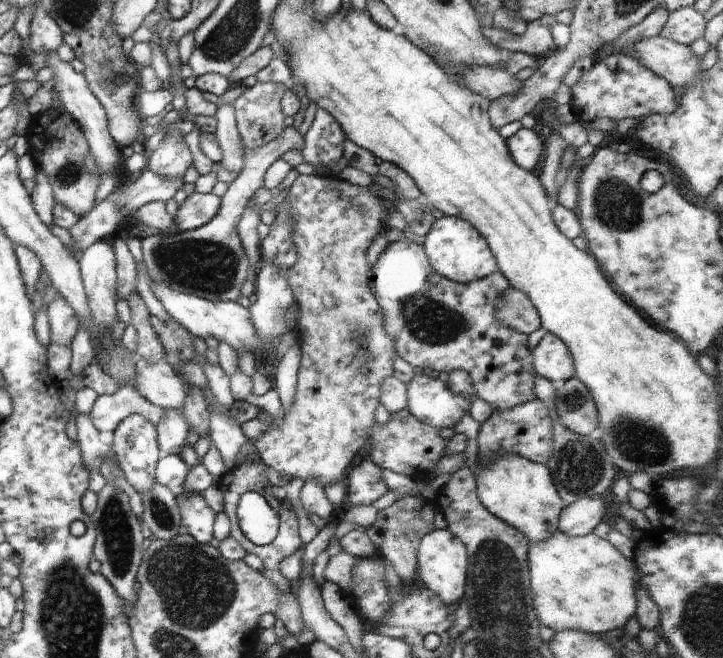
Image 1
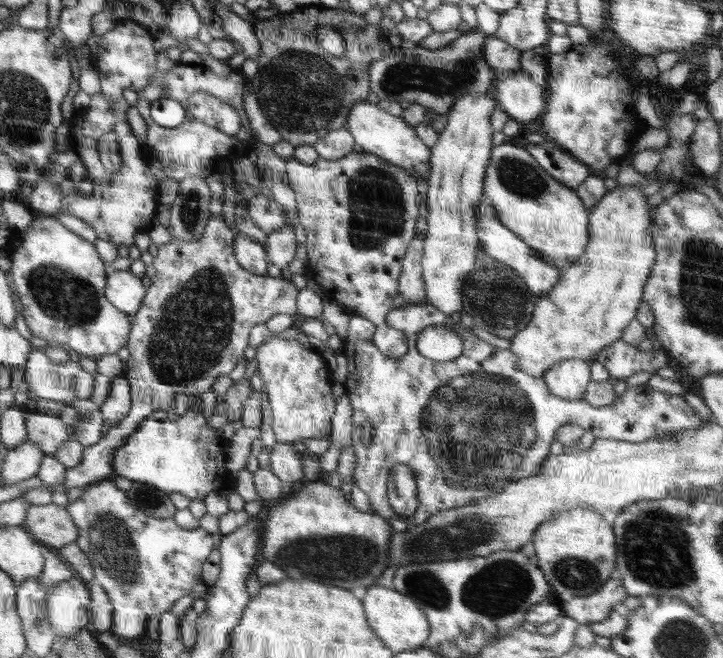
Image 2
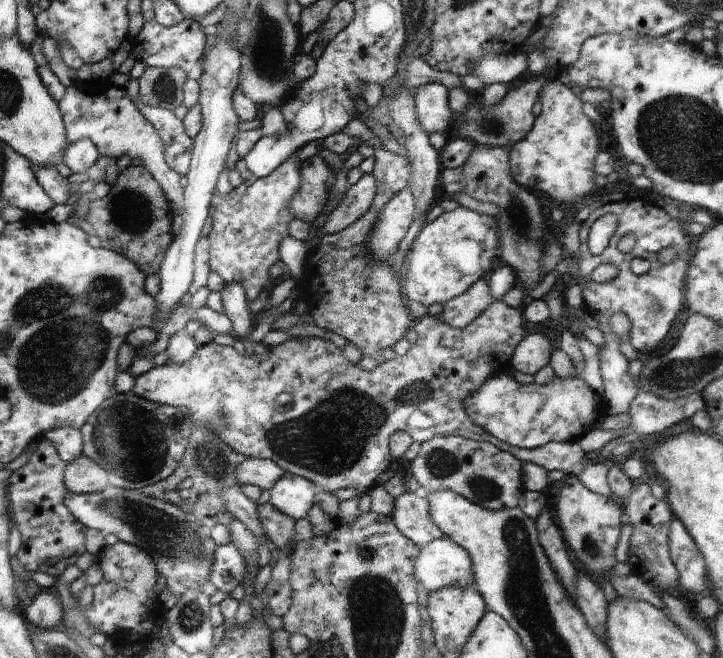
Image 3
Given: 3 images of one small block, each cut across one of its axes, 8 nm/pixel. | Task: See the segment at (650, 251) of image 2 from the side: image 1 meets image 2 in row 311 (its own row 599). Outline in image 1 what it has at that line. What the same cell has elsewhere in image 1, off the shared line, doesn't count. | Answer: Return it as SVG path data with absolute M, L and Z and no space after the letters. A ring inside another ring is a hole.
M554 532L548 540L529 544L528 562L534 610L541 626L555 632L579 630L586 634L604 635L606 632L624 628L636 614L638 599L634 588L634 562L628 555L619 552L608 539L599 538L594 533L586 536L568 536L564 532Z

